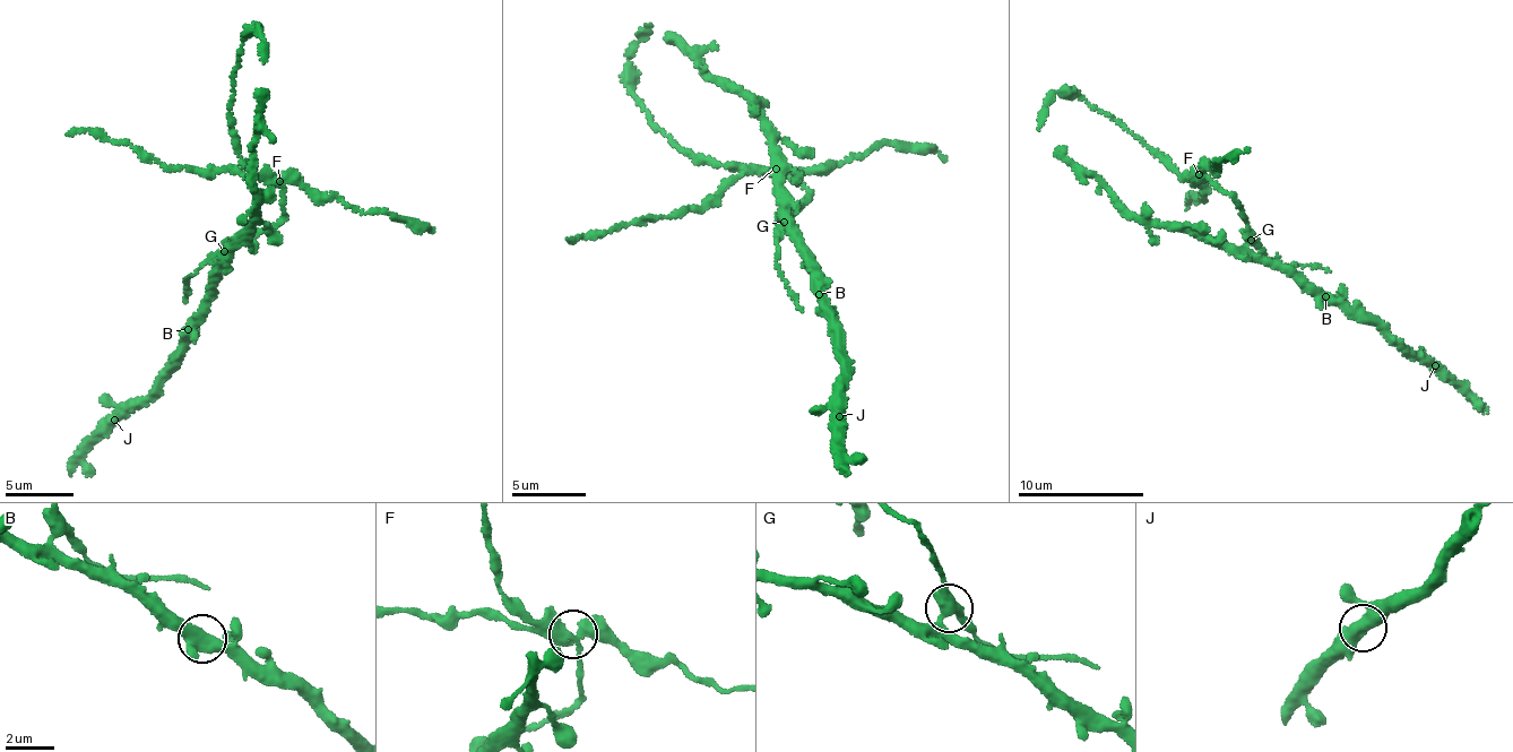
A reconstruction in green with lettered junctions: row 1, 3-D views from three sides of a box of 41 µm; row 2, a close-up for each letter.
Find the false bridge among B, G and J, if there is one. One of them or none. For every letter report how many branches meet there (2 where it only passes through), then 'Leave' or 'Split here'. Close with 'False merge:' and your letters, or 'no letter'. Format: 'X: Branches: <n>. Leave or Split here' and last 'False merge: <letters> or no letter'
B: Branches: 3. Leave
G: Branches: 3. Split here
J: Branches: 3. Leave
False merge: G

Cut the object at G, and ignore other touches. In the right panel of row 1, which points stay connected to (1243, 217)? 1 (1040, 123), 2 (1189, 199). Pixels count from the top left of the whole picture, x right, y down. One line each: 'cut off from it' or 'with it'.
1: with it
2: with it

